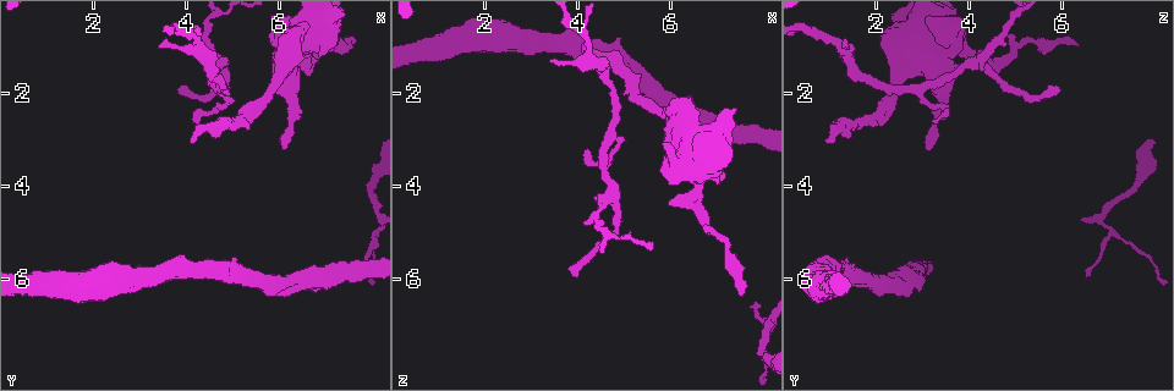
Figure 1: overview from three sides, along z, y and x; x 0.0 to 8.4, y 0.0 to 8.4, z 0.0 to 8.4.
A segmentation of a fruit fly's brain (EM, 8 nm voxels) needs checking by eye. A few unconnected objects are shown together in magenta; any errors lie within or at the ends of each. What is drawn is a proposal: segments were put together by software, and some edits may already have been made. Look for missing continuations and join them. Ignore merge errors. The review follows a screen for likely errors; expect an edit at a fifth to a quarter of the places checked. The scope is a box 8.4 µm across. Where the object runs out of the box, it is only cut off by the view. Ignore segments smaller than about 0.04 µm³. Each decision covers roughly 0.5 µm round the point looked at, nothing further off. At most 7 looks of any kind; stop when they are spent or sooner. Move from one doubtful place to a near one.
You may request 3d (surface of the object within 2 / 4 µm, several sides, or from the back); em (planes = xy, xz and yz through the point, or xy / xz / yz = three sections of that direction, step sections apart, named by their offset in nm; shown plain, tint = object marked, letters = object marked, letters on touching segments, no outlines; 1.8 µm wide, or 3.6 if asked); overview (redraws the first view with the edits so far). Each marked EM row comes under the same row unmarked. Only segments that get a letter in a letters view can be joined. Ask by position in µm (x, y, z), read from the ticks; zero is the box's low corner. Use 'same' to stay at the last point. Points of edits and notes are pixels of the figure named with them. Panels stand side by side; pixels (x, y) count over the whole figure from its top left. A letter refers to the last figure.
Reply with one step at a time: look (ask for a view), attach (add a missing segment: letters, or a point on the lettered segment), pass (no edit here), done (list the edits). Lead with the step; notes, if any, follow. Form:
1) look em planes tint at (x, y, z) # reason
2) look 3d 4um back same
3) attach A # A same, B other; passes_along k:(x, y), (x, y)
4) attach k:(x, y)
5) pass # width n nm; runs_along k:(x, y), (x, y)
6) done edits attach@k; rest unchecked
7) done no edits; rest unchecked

look 3d 4um back at (3.85, 1.80, 5.90) # free end

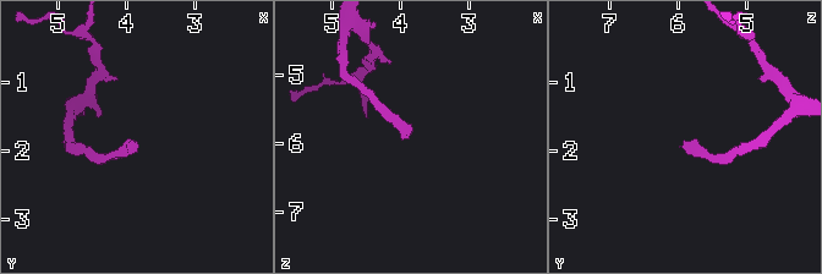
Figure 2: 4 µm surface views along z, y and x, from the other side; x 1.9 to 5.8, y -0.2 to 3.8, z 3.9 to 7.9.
look em planes letters at (3.90, 1.85, 5.90)

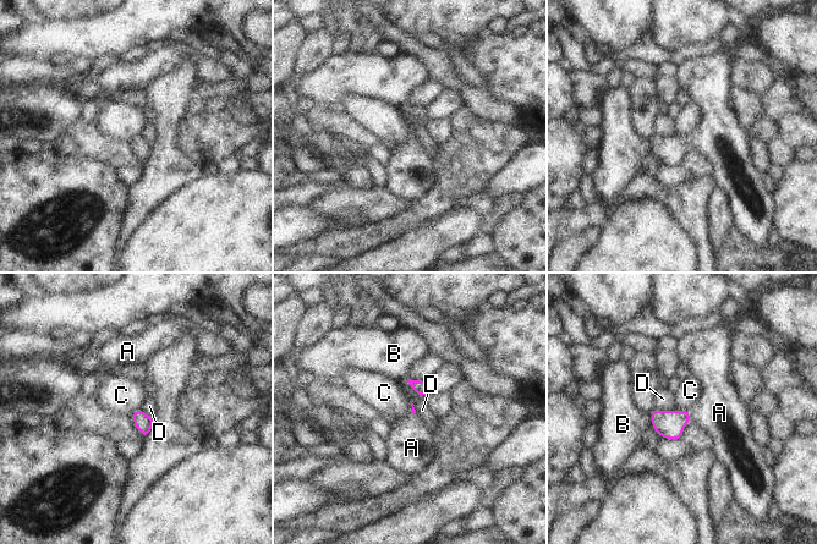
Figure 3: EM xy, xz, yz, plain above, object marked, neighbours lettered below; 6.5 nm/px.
attach A # longest_contact D 180 nm; A same, B other, C other, D other; passes_along 3:(669, 424), (689, 416), (719, 412); it goes on there

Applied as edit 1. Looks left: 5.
look 3d 2um at (6.05, 3.20, 3.15) # branch stops here

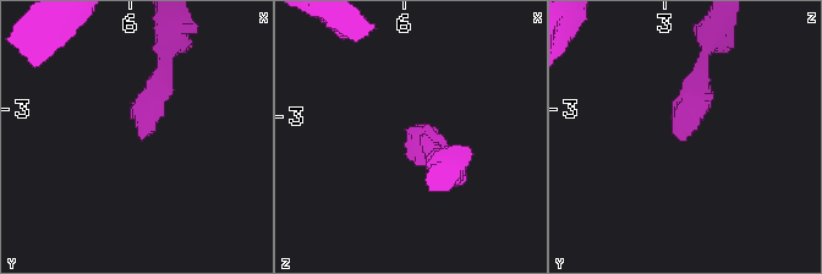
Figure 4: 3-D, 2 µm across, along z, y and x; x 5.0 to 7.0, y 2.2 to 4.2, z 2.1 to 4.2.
look em yz step 16 tint at (6.08, 3.20, 3.10)

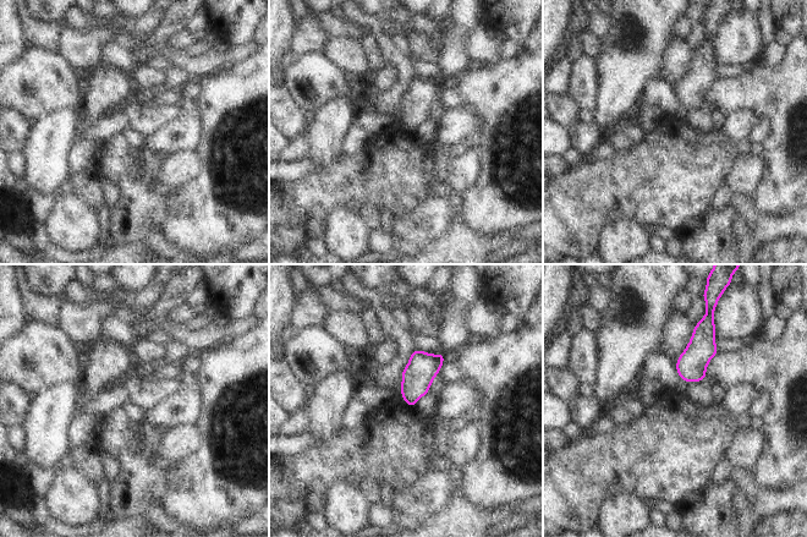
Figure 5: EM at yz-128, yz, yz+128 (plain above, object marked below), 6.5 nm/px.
look em planes letters same # another direction

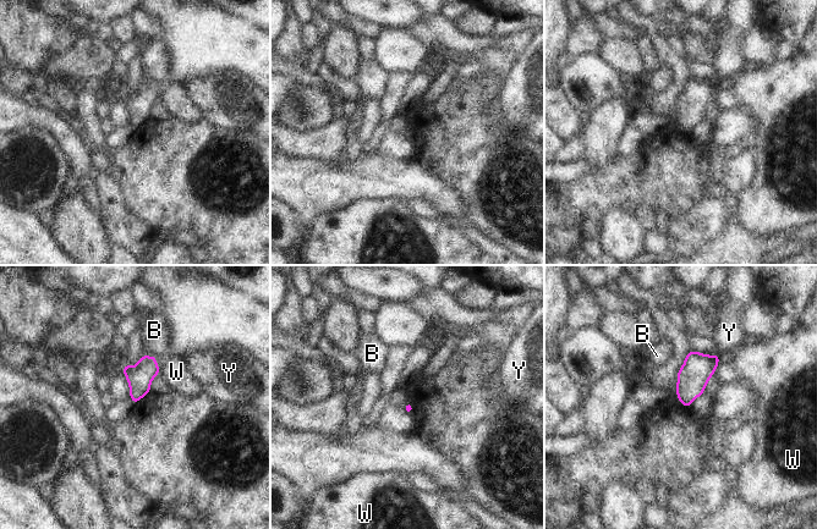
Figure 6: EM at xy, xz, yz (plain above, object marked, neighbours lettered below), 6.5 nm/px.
pass # B other, W other, Y other; border 6:(143, 353), (146, 356), (155, 356); no lettered segment goes on from it

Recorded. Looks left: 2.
look 3d 2um at (6.60, 1.40, 4.55) # abrupt turn

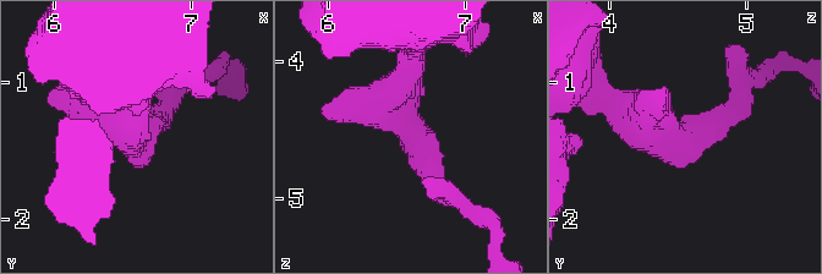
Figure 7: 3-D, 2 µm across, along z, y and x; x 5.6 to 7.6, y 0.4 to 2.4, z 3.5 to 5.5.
look em xz step 16 letters at (6.64, 1.42, 4.58) # need the tissue

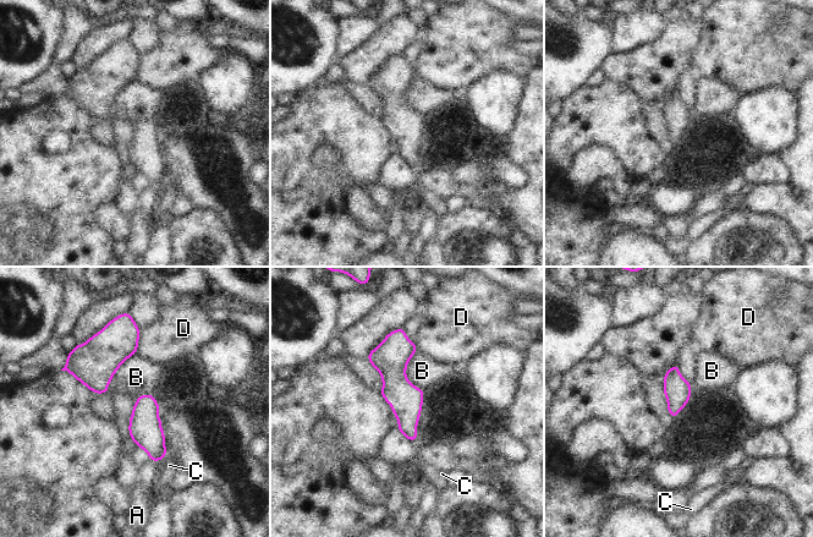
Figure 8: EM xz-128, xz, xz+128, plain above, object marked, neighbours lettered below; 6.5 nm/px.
pass # width 170 nm; A other, B other, C other, D other; runs_along 8:(399, 332), (396, 390), (412, 437); none of them fits

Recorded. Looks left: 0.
done edits attach@3; rest unchecked

